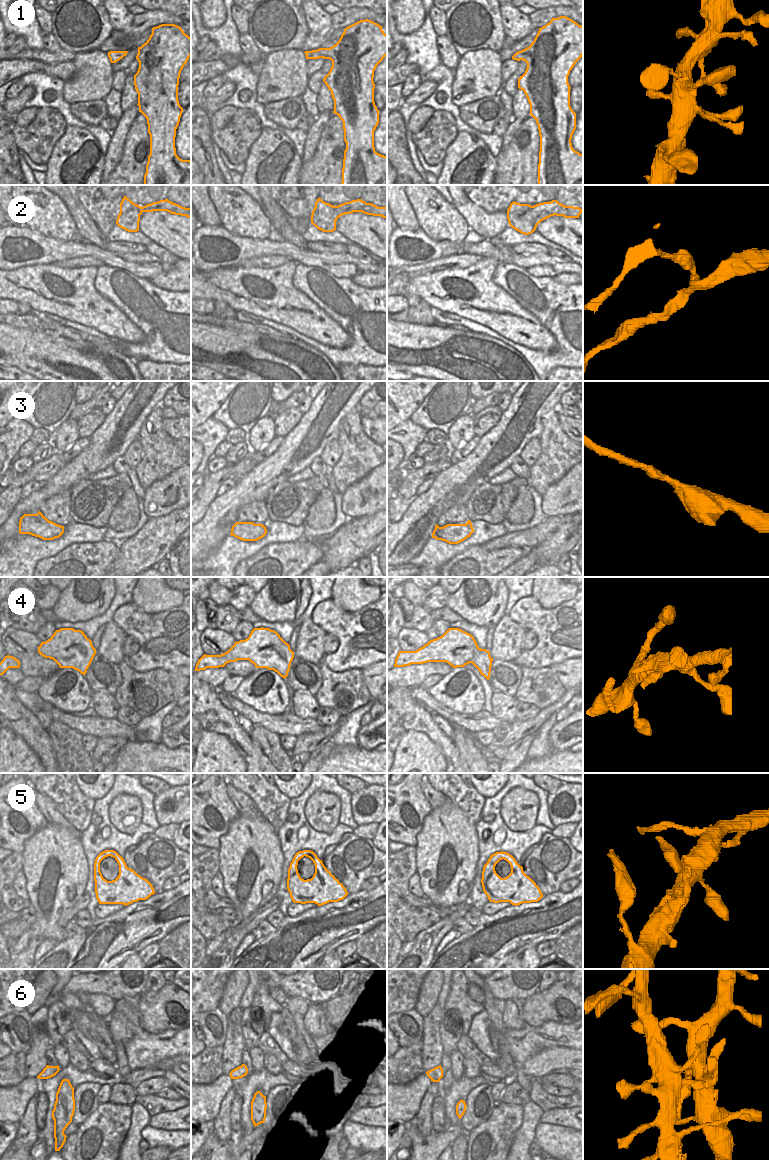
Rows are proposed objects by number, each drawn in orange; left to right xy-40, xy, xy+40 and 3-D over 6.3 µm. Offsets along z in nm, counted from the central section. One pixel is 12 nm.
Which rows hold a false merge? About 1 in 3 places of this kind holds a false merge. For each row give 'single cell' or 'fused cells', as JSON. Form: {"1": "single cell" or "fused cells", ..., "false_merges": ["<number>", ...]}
{"1": "single cell", "2": "fused cells", "3": "single cell", "4": "single cell", "5": "single cell", "6": "single cell", "false_merges": ["2"]}

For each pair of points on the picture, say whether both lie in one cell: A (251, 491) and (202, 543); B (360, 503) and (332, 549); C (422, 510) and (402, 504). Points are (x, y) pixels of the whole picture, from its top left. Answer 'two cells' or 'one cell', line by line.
A: one cell
B: two cells
C: two cells

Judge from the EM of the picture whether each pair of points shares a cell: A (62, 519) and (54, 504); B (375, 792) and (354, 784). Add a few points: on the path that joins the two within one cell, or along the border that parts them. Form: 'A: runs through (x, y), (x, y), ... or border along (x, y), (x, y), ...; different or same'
A: runs through (61, 515), (57, 508); same
B: border along (367, 784), (352, 794); different

